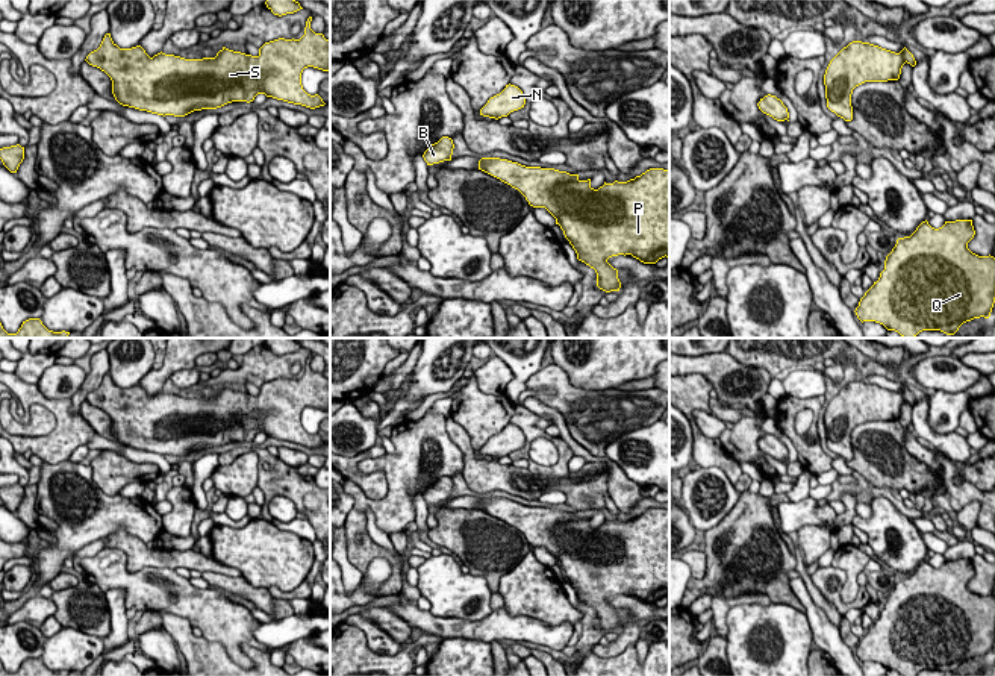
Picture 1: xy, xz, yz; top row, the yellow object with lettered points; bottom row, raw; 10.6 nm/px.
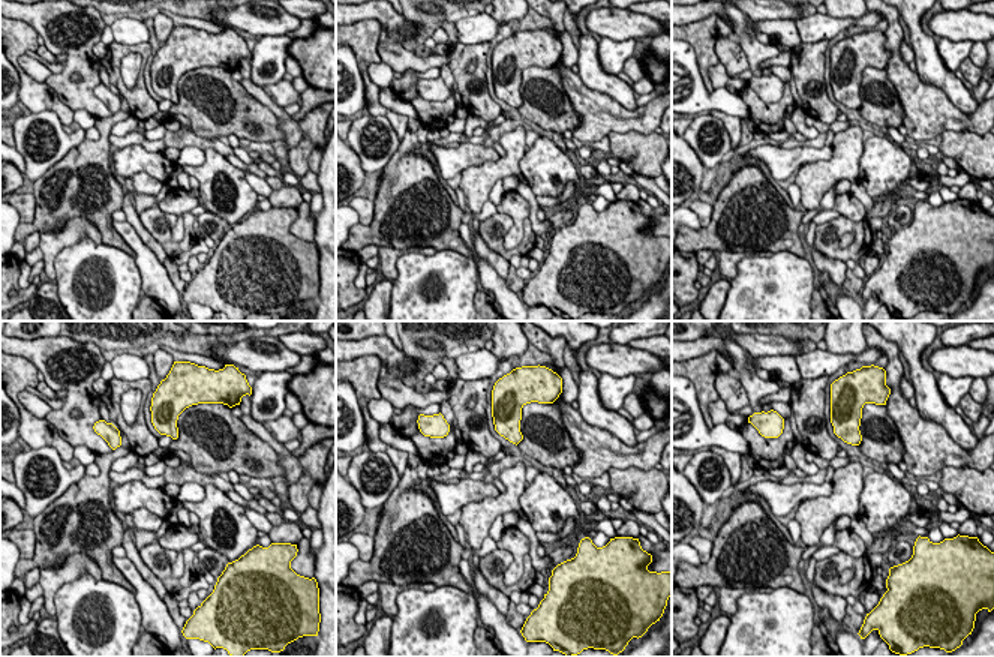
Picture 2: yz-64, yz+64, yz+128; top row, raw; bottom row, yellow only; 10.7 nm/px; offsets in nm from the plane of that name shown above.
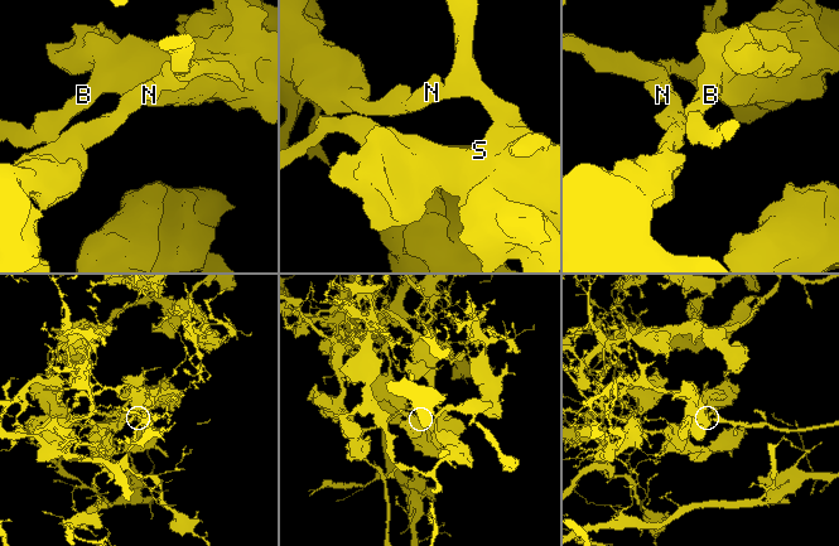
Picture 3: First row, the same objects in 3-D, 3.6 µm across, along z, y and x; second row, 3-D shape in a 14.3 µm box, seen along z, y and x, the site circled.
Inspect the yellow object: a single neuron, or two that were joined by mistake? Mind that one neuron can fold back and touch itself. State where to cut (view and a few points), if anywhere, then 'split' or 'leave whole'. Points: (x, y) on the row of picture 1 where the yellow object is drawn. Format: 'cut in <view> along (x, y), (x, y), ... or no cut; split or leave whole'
cut in yz along (827, 68), (827, 75), (833, 81), (835, 111); split

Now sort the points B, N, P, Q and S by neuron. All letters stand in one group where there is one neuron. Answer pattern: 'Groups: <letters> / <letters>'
Groups: B / N P Q S

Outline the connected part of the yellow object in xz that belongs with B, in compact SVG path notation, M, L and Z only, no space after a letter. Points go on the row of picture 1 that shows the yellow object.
M442 136L438 142L432 144L424 152L423 158L427 162L427 165L451 161L453 149L453 139L448 136Z

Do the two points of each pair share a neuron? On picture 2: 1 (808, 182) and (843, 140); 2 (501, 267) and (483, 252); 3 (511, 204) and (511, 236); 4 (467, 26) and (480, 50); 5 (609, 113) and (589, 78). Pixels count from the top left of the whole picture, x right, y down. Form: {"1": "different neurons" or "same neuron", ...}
{"1": "same neuron", "2": "same neuron", "3": "same neuron", "4": "different neurons", "5": "different neurons"}

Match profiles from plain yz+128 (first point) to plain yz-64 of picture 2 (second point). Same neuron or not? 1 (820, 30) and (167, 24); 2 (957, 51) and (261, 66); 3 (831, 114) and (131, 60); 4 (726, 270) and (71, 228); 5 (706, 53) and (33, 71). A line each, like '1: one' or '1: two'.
1: two
2: one
3: two
4: one
5: two

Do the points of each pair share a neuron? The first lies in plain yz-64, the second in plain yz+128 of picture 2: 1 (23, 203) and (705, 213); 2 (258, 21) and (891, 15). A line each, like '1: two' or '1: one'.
1: one
2: two

